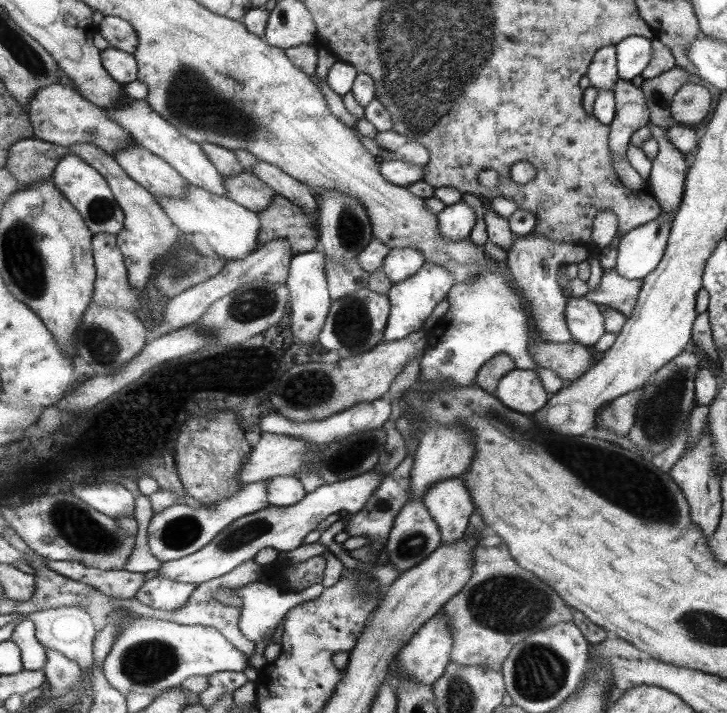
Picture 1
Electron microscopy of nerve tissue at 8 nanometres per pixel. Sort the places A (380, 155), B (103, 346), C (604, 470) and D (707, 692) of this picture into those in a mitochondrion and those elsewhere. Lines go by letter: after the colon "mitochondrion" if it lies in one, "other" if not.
A: other
B: mitochondrion
C: mitochondrion
D: other

